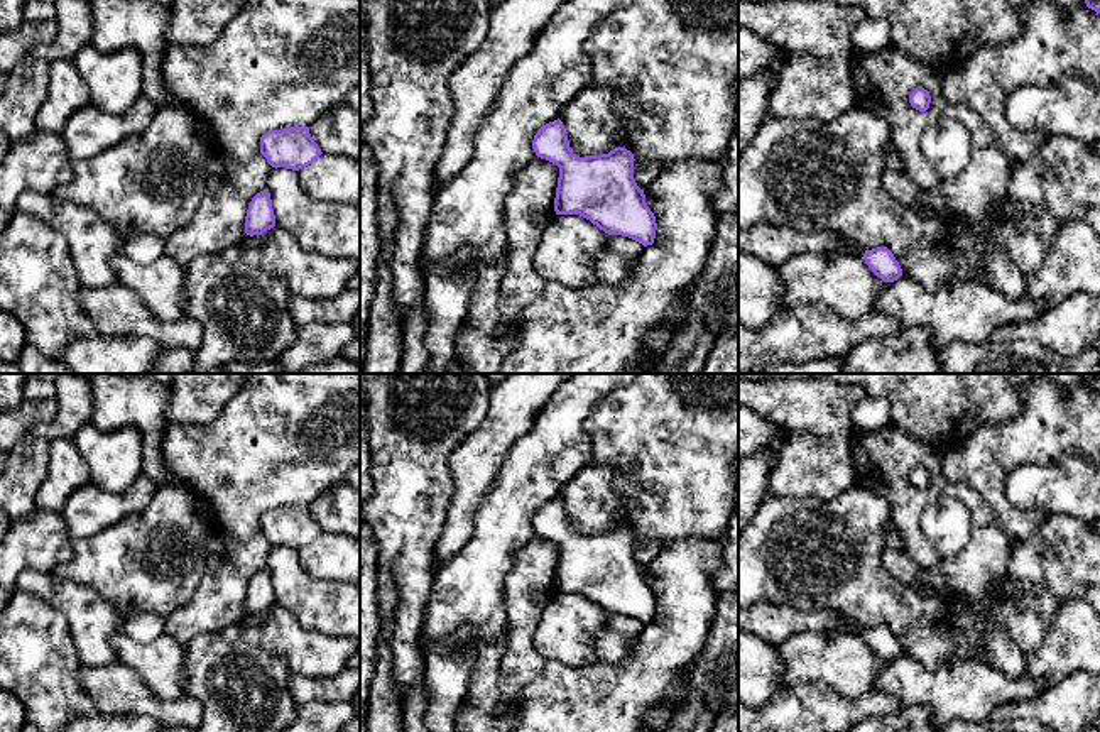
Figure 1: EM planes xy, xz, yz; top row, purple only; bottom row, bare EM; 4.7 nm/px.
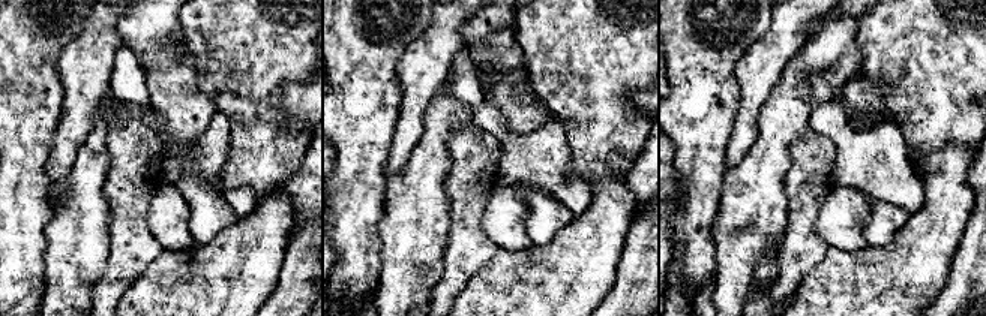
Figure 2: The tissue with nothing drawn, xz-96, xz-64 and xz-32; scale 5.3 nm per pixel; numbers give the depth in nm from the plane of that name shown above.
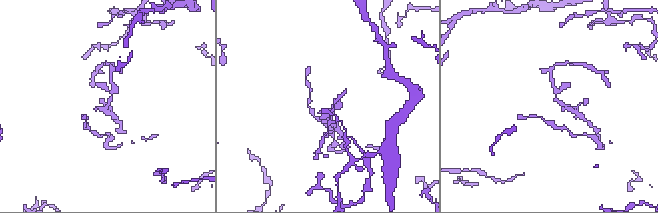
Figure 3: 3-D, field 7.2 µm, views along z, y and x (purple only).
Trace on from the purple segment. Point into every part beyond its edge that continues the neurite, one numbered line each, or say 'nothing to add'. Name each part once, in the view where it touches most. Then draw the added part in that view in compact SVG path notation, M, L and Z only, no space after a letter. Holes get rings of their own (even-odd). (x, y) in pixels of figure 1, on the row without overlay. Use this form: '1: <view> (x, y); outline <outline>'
1: yz (854, 628); outline M843 614L843 625L845 625L845 634L862 637L865 632L865 627L862 627L857 620L853 620L850 615L845 614Z

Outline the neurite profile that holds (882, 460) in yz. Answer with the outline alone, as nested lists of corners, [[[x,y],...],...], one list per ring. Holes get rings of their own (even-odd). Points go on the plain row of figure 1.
[[[892,423],[879,431],[855,428],[848,450],[855,482],[887,500],[904,543],[902,553],[924,570],[938,566],[950,592],[967,602],[970,614],[987,614],[992,588],[1009,575],[1010,543],[983,495],[965,482],[943,477],[943,448],[921,443]],[[916,467],[929,470],[926,490],[909,482]],[[938,497],[955,497],[972,514],[972,536],[963,551],[950,560],[941,560],[921,531],[926,502]]]

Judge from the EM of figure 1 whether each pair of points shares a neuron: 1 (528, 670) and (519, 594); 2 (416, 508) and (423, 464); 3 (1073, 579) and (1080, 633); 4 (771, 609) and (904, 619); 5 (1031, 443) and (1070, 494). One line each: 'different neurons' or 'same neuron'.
1: same neuron
2: same neuron
3: different neurons
4: different neurons
5: different neurons

